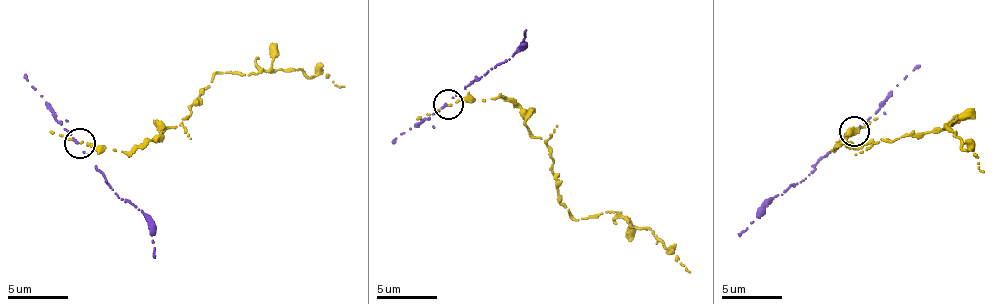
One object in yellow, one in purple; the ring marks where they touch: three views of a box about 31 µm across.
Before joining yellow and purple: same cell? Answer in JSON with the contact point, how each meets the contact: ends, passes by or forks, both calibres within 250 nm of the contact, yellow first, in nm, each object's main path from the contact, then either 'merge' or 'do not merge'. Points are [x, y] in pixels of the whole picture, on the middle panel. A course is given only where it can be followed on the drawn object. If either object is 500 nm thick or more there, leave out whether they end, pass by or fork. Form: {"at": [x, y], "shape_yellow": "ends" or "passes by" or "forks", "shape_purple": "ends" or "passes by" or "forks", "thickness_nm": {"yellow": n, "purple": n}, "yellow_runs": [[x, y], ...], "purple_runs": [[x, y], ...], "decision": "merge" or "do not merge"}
{"at": [448, 104], "shape_yellow": "passes by", "shape_purple": "ends", "thickness_nm": {"yellow": 140, "purple": 240}, "yellow_runs": [[449, 105], [505, 96], [531, 135], [551, 145], [558, 201], [576, 219], [615, 211], [648, 227], [689, 273]], "purple_runs": [[446, 105], [487, 70], [513, 56], [520, 47], [524, 31]], "decision": "do not merge"}

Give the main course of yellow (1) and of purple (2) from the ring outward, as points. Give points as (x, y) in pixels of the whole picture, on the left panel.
1: (80, 142), (135, 150), (186, 118), (201, 92), (220, 73), (293, 71), (310, 77), (323, 72), (344, 87)
2: (77, 142), (118, 197), (142, 211), (149, 223), (154, 259)

